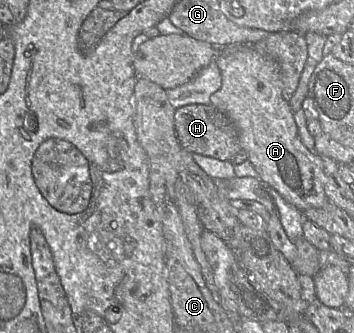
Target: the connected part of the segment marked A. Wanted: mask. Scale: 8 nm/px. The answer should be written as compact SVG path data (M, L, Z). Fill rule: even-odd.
M232 45L218 48L215 62L221 72L222 85L210 96L211 104L225 113L239 132L239 143L246 151L248 161L254 166L259 178L275 189L286 202L301 212L309 208L321 208L329 202L324 190L324 166L320 155L309 151L298 134L294 112L282 96L282 82L278 64L261 55L252 45Z

